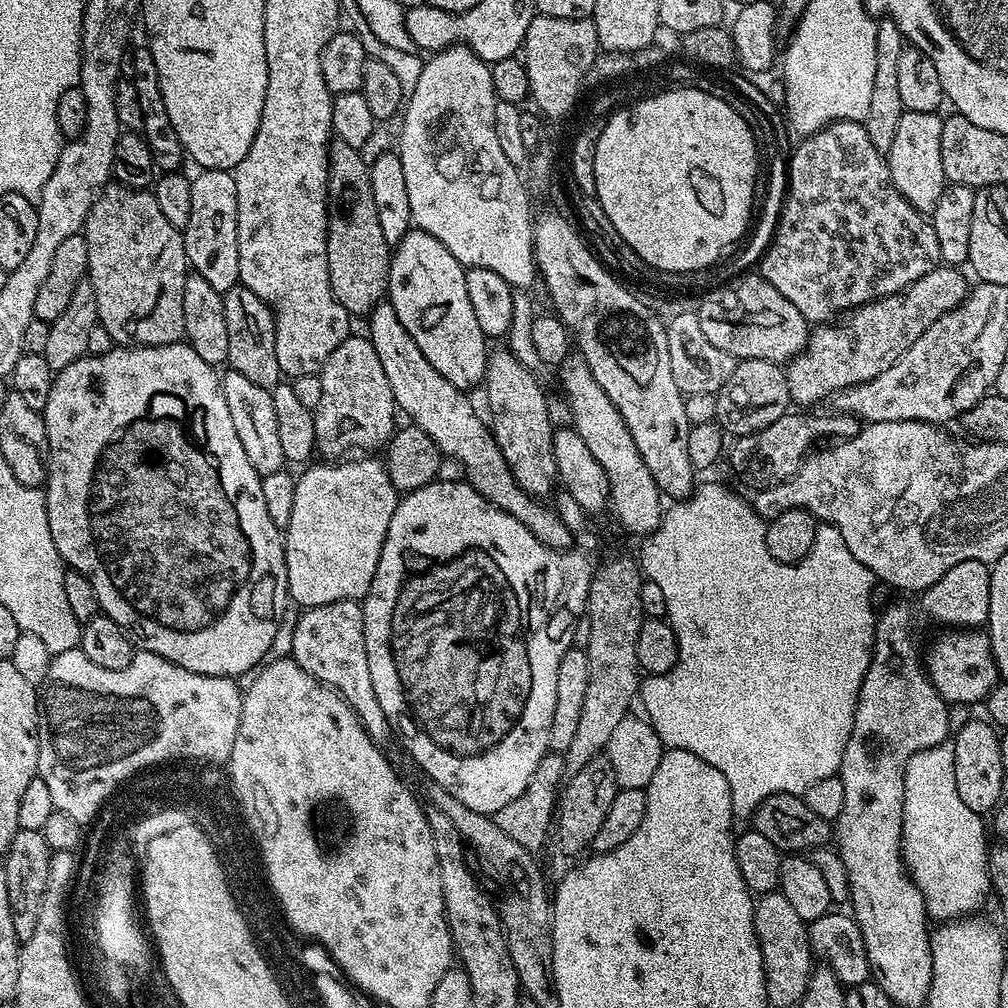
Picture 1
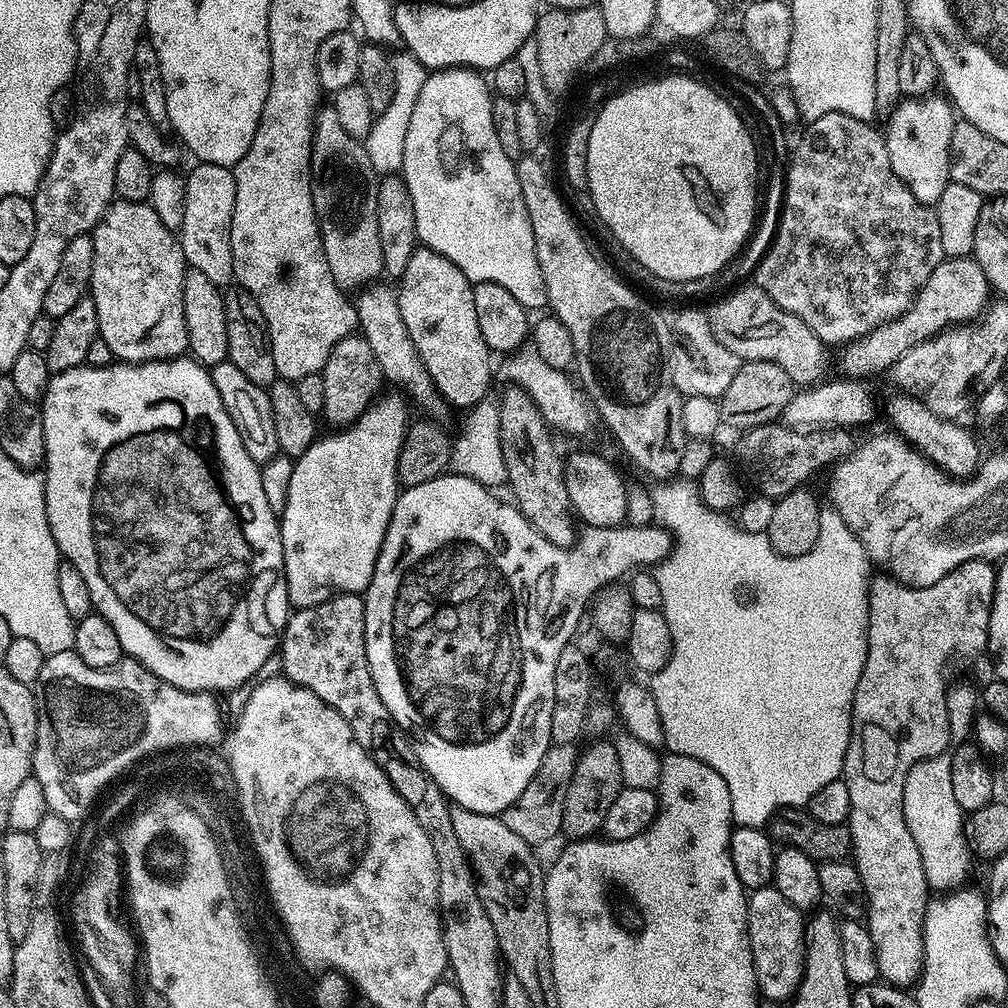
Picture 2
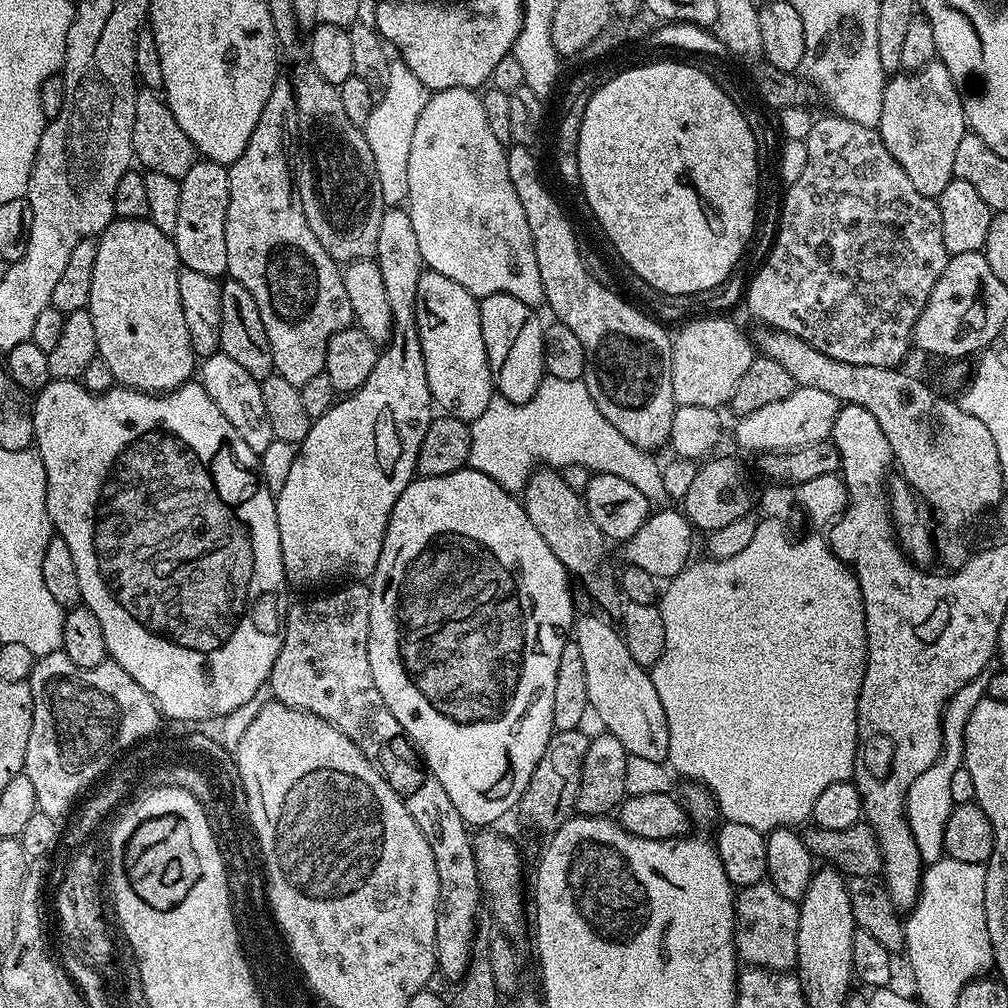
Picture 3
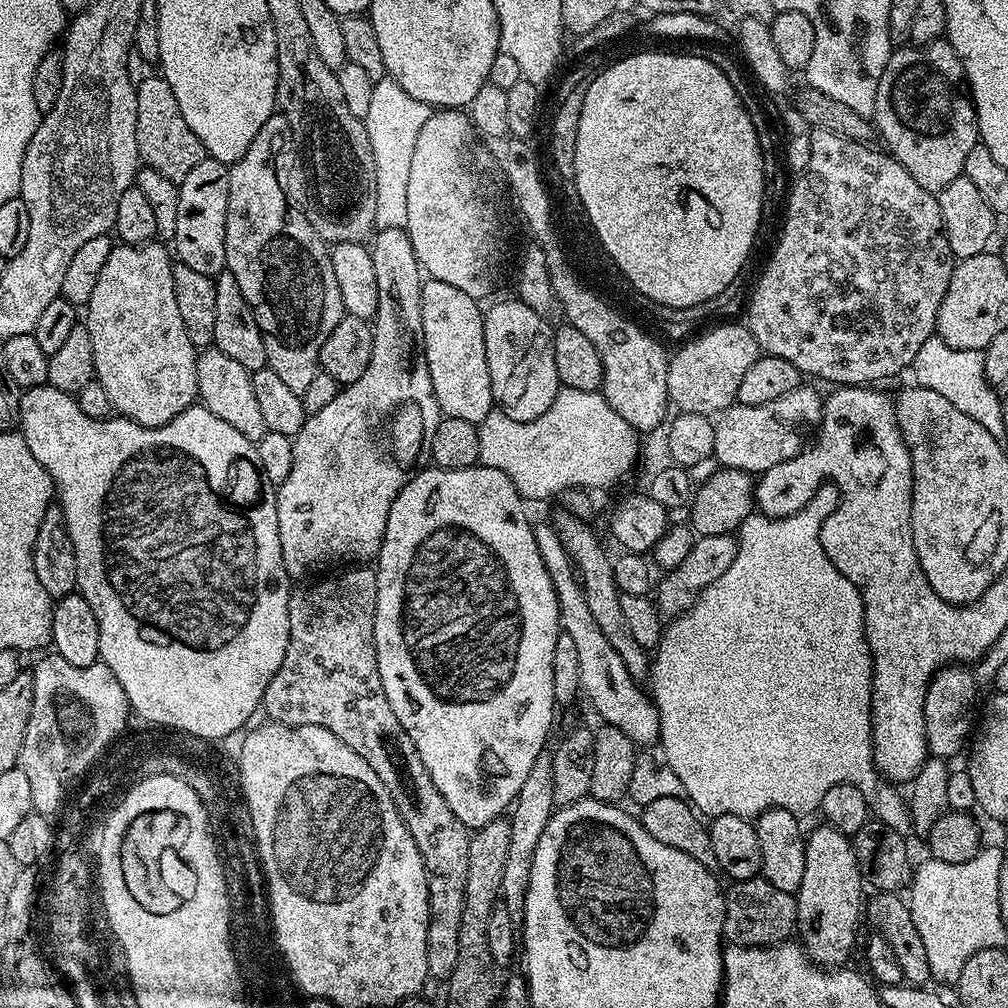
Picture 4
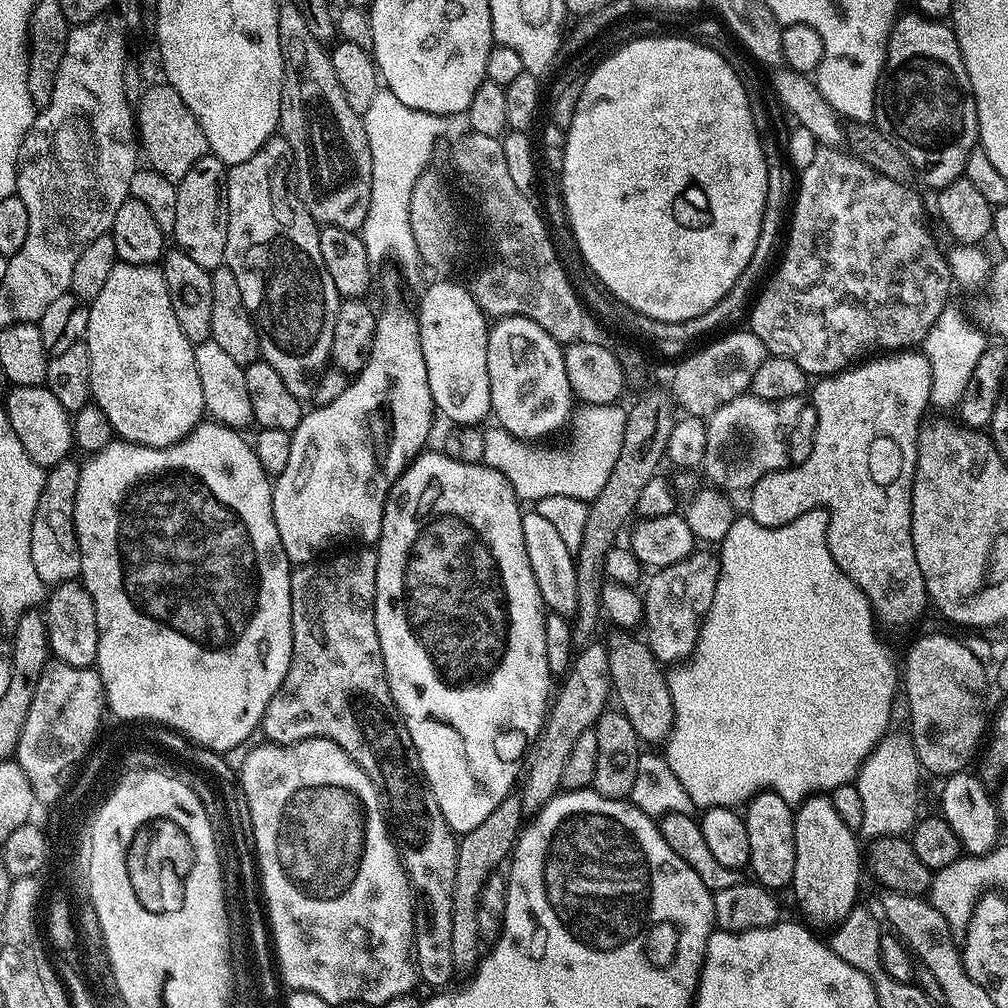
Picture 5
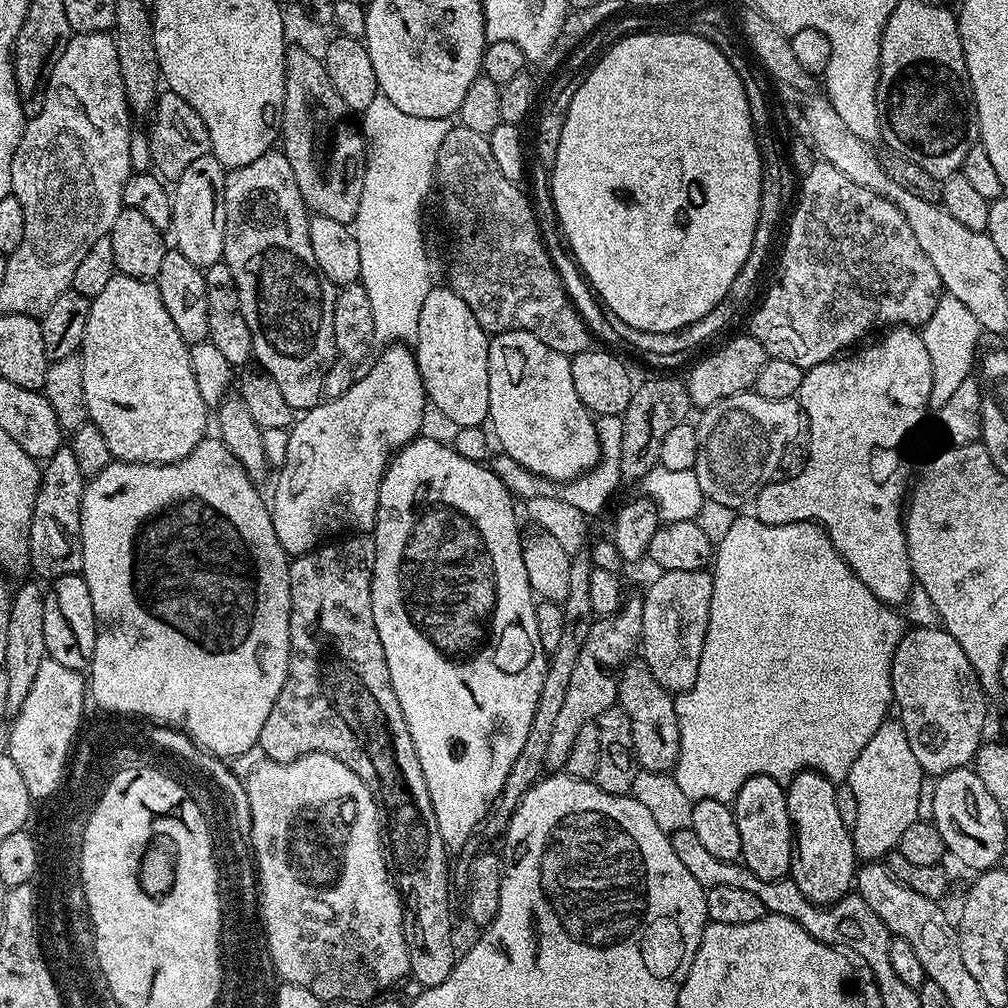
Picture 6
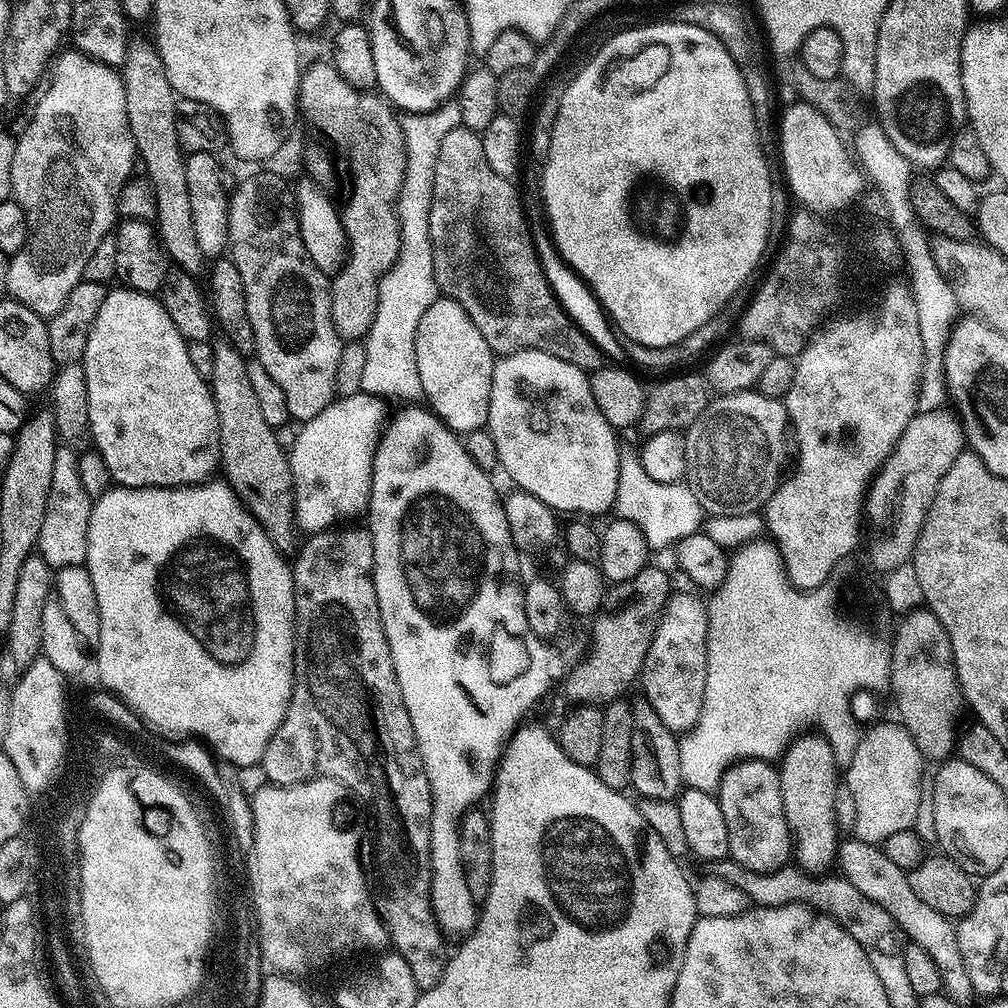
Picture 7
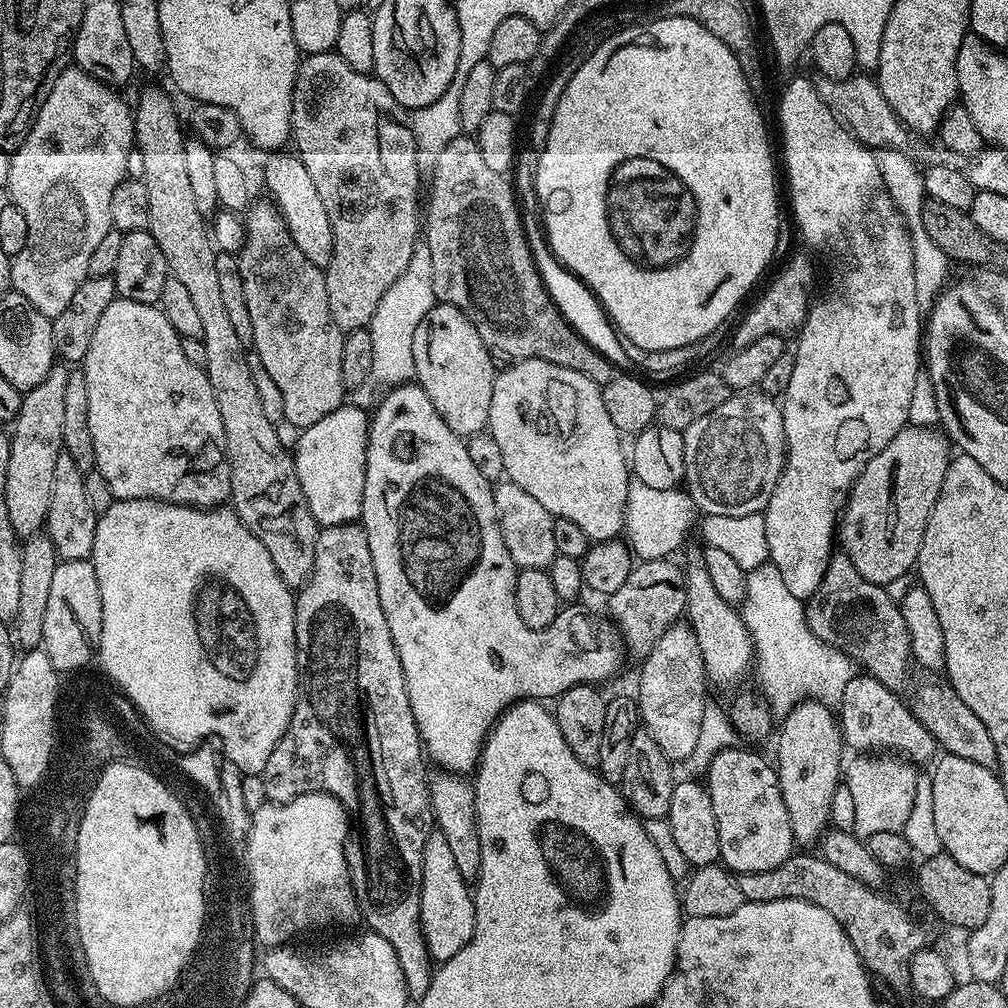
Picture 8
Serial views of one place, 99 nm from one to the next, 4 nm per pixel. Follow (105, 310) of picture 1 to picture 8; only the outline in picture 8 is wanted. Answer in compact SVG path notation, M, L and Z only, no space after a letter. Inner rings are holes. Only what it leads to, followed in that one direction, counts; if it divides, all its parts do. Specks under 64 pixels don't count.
M115 299L106 306L106 311L102 313L102 318L98 322L98 327L94 329L94 338L90 341L90 350L86 350L86 358L82 361L82 371L86 378L86 394L90 398L90 438L94 438L94 458L96 459L94 468L106 478L106 486L110 486L113 497L117 500L164 500L168 504L188 504L191 508L214 508L223 505L232 495L232 483L230 482L230 466L226 462L224 447L226 446L226 434L222 430L222 414L218 414L218 402L214 402L214 390L210 390L208 376L201 365L190 362L186 354L182 354L180 345L181 336L176 333L174 326L166 318L166 314L161 312L154 304L143 304L142 302L130 302L129 300Z

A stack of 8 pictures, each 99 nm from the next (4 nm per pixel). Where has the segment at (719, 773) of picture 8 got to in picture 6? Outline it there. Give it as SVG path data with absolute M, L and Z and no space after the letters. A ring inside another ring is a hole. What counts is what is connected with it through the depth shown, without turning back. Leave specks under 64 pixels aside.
M751 776L738 790L731 809L738 822L738 835L742 837L740 860L744 867L766 882L785 879L791 873L794 855L794 825L788 813L788 793L785 785L769 776Z

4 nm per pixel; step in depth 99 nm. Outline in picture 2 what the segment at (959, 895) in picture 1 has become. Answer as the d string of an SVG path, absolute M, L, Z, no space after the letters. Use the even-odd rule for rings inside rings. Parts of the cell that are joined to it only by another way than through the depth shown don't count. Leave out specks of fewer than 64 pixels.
M951 756L947 760L935 757L936 784L910 782L904 787L904 817L908 819L914 842L918 842L918 850L922 854L922 870L926 870L928 887L932 890L946 890L961 885L968 872L968 856L970 860L970 849L964 838L966 816L952 797L951 765Z

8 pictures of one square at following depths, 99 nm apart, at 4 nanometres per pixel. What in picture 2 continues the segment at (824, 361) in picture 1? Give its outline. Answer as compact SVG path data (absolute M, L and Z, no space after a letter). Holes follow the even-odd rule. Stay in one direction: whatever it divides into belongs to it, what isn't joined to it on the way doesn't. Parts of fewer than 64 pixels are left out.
M949 256L926 278L916 301L896 320L883 324L875 331L853 341L843 349L844 364L849 375L872 376L875 372L887 373L893 364L902 358L914 346L953 326L964 326L975 321L989 307L990 289L986 282L986 274L982 274L982 266L972 256Z

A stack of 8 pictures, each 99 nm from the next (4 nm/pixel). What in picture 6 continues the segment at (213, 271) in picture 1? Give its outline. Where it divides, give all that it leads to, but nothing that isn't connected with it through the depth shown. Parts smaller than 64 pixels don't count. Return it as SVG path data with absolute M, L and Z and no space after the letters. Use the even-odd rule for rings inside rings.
M209 154L197 158L174 181L172 194L172 227L170 236L174 247L194 266L206 269L221 263L224 258L224 227L226 226L226 202L224 178L226 170L215 156Z

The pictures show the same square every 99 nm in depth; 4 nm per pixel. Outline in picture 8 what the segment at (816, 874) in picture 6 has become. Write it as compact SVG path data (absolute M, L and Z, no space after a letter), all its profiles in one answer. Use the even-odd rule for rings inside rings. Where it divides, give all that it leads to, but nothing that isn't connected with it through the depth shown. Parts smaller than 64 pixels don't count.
M801 700L784 717L784 725L779 725L780 741L776 744L774 767L780 783L782 802L786 802L786 814L790 814L790 830L797 845L815 845L830 827L830 805L834 799L834 790L842 782L842 762L846 745L841 737L838 716L829 705L819 700Z

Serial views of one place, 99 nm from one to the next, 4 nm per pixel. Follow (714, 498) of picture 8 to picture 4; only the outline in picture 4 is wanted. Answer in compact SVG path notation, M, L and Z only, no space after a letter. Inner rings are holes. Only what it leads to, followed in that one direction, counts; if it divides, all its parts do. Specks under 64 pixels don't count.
M801 386L774 398L774 402L762 402L762 406L736 404L715 421L714 450L715 463L720 468L733 468L749 474L762 474L778 462L786 462L802 451L800 428L807 424L819 425L824 415L825 397L812 388Z

